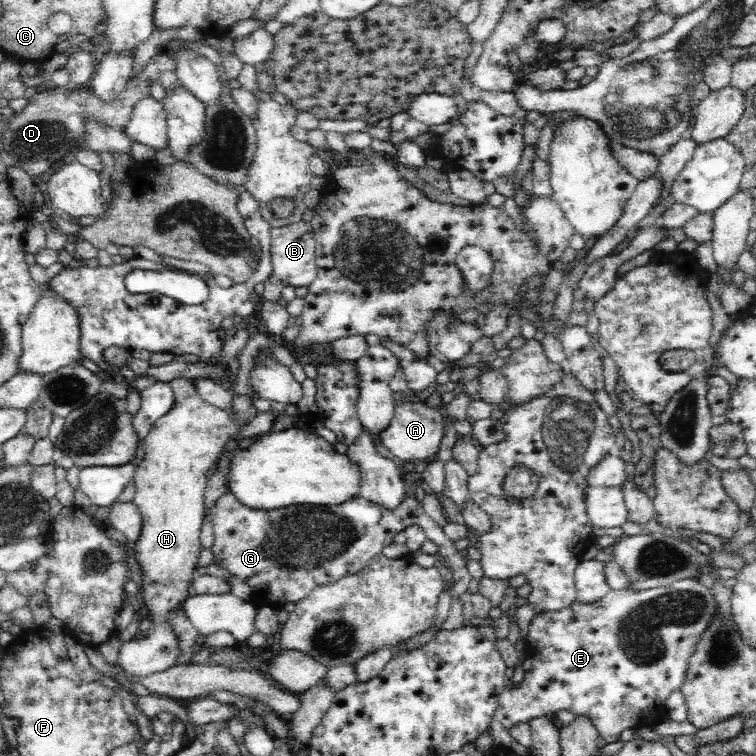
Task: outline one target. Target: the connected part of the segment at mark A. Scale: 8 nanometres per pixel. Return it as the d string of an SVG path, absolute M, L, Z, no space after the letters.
M423 398L400 402L395 406L394 414L388 426L376 436L378 442L384 444L396 458L408 462L416 461L424 464L437 456L440 441L444 436L444 418L440 410L430 408Z

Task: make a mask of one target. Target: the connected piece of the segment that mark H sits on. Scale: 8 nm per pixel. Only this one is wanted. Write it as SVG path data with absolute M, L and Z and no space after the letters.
M176 377L173 378L170 382L174 391L174 406L170 408L164 416L160 416L160 419L154 422L154 426L150 428L150 432L148 432L148 436L145 436L144 445L145 445L145 456L144 459L140 462L137 462L137 468L135 469L135 475L133 476L134 484L136 487L136 492L133 498L133 503L138 506L138 510L140 511L142 517L142 528L140 531L140 536L135 540L134 544L134 552L136 562L140 565L140 572L142 572L142 600L145 602L144 606L146 606L146 618L150 619L152 622L152 626L145 632L145 635L142 635L138 638L130 639L122 643L119 649L119 656L118 656L118 666L122 667L128 675L132 677L140 677L140 678L147 678L152 674L158 672L164 672L164 670L168 670L173 665L177 665L177 657L180 654L180 647L178 647L178 640L176 638L176 633L170 629L170 621L168 621L168 616L170 616L170 610L174 610L185 602L185 600L191 594L191 584L196 580L201 574L198 571L198 556L200 556L200 550L202 549L202 545L200 545L200 529L202 528L202 522L204 522L204 492L207 487L207 476L206 472L210 469L213 464L216 464L217 459L224 448L224 445L227 445L232 439L234 441L240 441L245 438L250 438L250 436L254 435L262 435L266 432L269 432L272 425L275 424L276 415L272 413L272 411L258 411L258 414L252 418L251 421L248 421L246 426L240 426L237 422L234 422L228 412L226 410L222 410L210 403L207 403L200 397L200 394L196 391L195 384L192 383L191 379Z

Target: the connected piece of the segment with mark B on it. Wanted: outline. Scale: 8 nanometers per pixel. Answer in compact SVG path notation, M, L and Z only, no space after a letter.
M300 220L290 226L272 228L270 236L274 276L285 284L307 287L317 274L311 224Z

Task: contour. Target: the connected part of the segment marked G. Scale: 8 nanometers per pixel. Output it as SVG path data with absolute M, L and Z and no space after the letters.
M228 489L217 500L214 513L212 521L214 542L211 548L214 553L214 561L220 562L226 571L238 576L251 588L252 600L258 606L276 607L283 606L286 602L300 602L314 588L361 571L366 568L374 556L382 552L384 546L392 544L392 538L395 534L413 524L421 526L426 531L427 538L439 546L439 552L444 558L445 566L451 568L454 582L452 587L448 589L452 598L464 598L468 583L472 580L464 561L464 551L456 548L455 541L444 533L444 529L438 523L424 513L422 505L415 498L404 497L404 500L394 510L386 510L360 496L354 496L340 505L312 506L312 504L306 504L304 506L301 504L266 510L242 505L234 497L234 493Z

